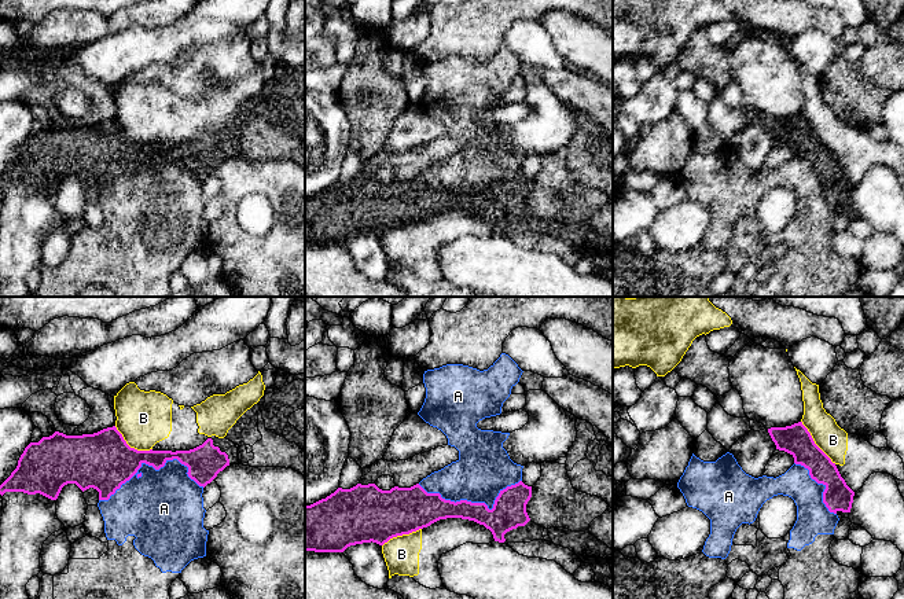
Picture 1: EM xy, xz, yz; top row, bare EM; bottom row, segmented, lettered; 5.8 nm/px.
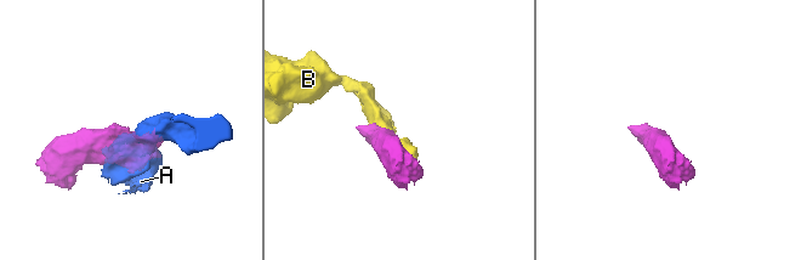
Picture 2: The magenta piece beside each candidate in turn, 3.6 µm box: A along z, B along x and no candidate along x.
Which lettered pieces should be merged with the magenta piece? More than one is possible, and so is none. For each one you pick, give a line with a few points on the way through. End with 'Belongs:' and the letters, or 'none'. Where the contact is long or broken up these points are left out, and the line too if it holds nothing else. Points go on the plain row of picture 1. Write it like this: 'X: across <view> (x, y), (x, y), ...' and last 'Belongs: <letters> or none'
Belongs: none

